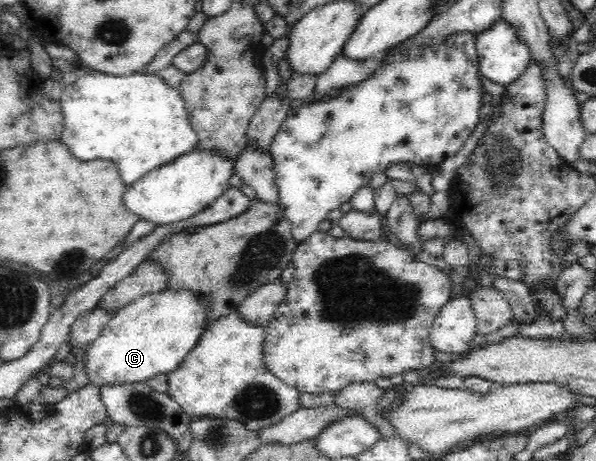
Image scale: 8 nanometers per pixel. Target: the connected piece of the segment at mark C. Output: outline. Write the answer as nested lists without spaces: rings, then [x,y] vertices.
[[[163,289],[160,292],[140,296],[130,304],[115,311],[114,316],[104,325],[100,336],[85,346],[84,364],[86,374],[89,376],[89,382],[94,387],[126,385],[136,382],[145,382],[145,380],[148,380],[154,375],[168,374],[169,372],[176,370],[176,368],[180,366],[180,363],[186,358],[186,355],[197,346],[197,340],[200,339],[200,336],[205,332],[205,328],[208,324],[208,305],[204,304],[204,301],[202,301],[192,289]]]

